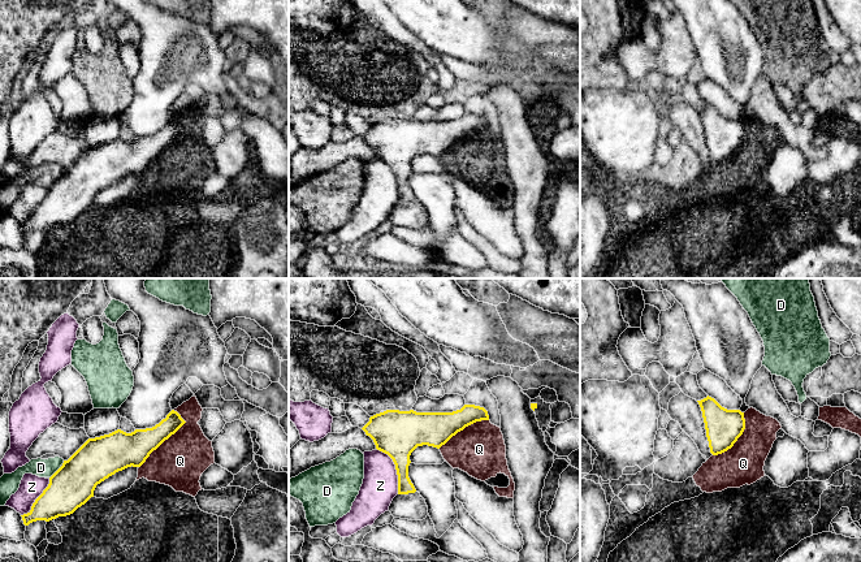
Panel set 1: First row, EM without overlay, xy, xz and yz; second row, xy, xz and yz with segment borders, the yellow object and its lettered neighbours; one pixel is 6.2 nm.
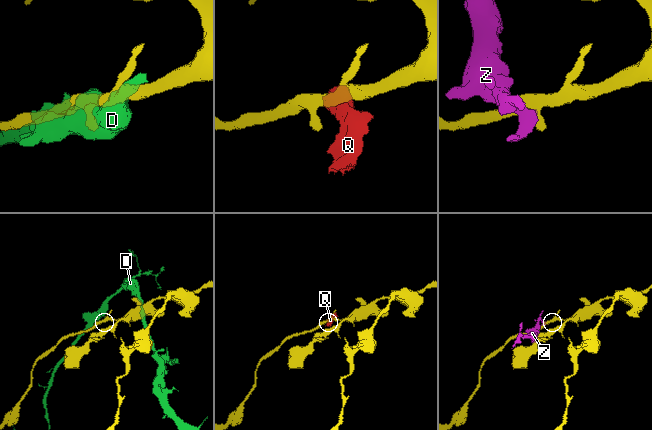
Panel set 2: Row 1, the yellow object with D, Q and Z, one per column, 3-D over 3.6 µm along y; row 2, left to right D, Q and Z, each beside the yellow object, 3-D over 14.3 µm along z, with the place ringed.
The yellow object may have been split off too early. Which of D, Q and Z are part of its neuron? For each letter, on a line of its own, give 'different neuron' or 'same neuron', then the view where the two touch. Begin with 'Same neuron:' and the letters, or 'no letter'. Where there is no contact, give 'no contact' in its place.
Same neuron: no letter
D: different neuron; meets yellow in xy
Q: different neuron; meets yellow in xy
Z: different neuron; meets yellow in xz

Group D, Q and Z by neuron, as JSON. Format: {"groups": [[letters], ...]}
{"groups": [["D"], ["Q"], ["Z"]]}

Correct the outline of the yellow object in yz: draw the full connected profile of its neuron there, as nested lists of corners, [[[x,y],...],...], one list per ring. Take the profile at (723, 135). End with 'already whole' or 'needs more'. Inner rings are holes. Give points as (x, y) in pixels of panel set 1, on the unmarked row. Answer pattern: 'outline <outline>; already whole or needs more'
outline [[[709,104],[697,111],[702,120],[710,161],[718,164],[727,160],[745,138],[744,121],[727,118]]]; already whole

